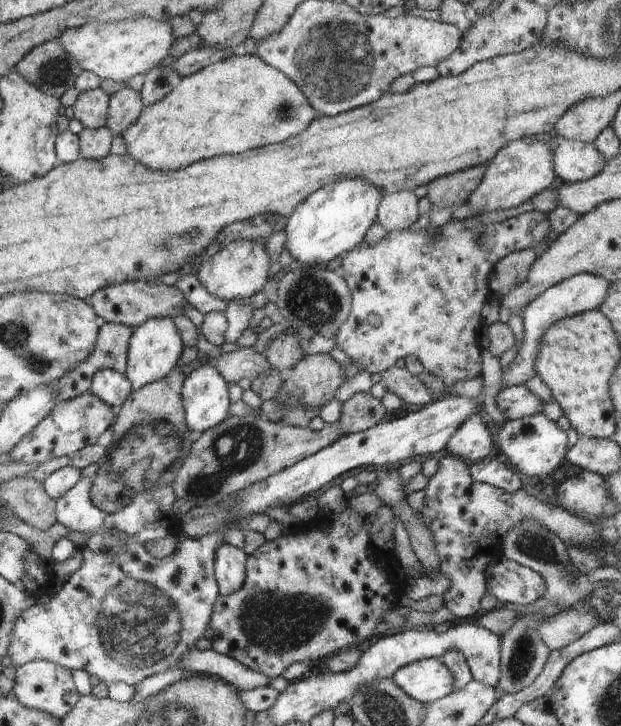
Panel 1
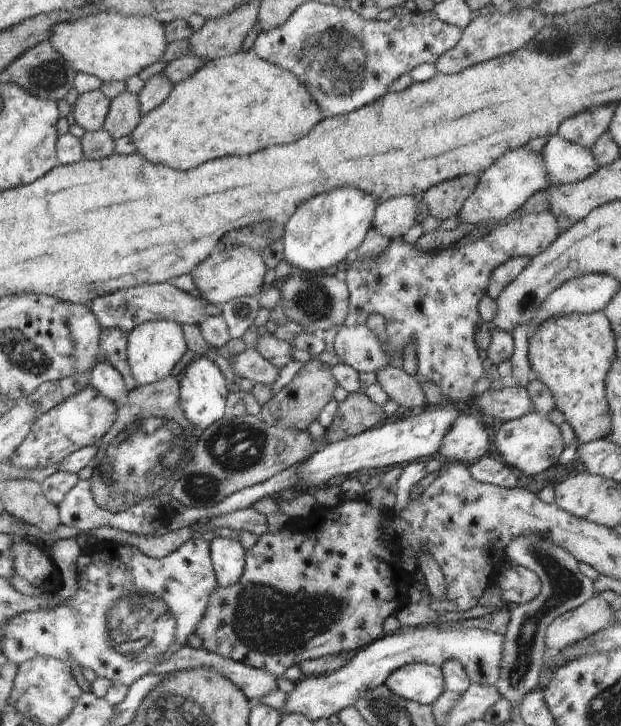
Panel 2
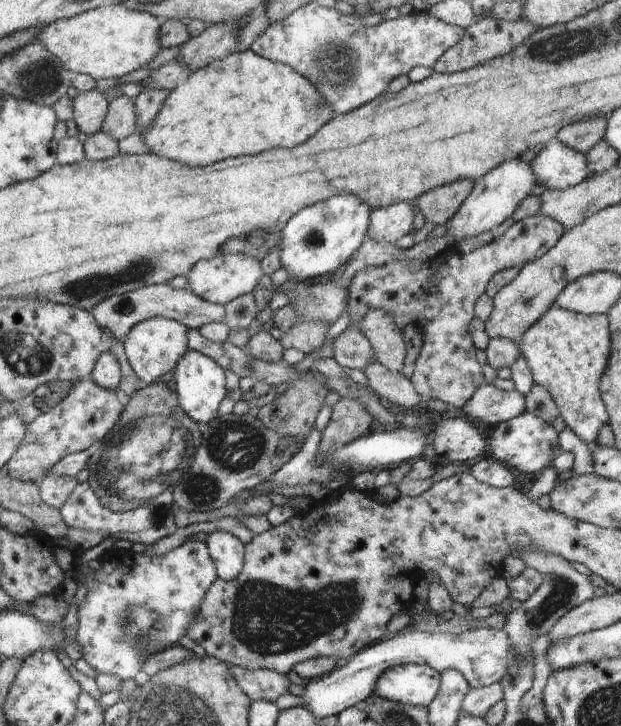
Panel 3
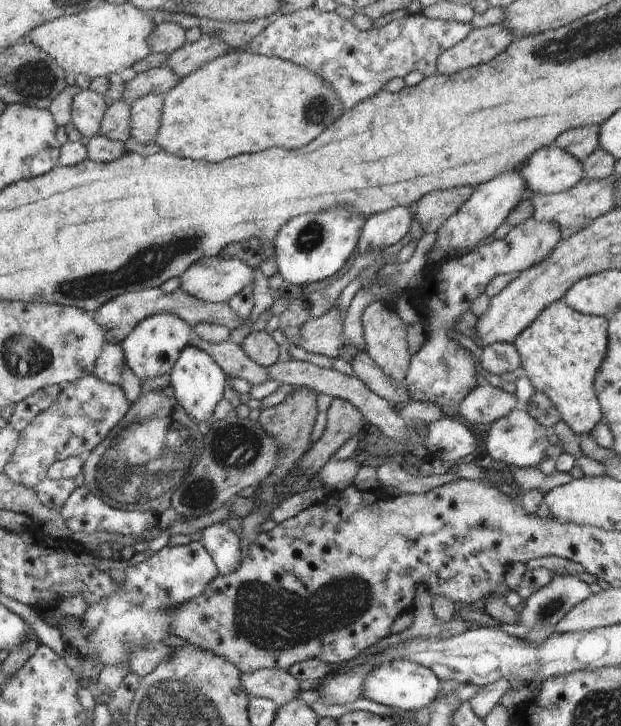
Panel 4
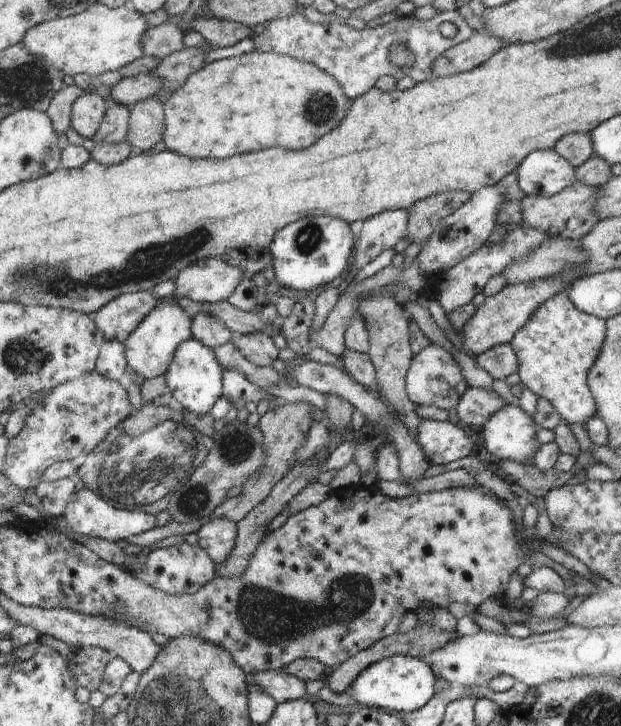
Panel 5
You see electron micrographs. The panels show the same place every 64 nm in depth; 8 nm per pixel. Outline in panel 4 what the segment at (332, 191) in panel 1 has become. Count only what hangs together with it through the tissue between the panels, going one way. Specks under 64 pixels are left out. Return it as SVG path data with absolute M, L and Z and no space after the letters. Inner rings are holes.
M329 210L307 216L297 216L281 226L273 244L277 274L293 286L305 286L311 282L325 280L347 262L351 254L355 254L355 246L359 242L359 232L365 226L365 216L347 214L347 210Z

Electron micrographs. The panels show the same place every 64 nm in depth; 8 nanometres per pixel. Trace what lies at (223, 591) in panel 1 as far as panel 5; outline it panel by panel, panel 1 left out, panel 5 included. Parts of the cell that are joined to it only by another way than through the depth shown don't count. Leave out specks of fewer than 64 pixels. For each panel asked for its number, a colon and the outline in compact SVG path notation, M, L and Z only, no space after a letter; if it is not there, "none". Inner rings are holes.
2: M213 538L209 542L213 572L217 578L217 586L233 586L245 568L245 550L239 542L229 538Z
3: M213 530L205 546L209 550L209 556L213 560L213 566L217 570L219 580L233 580L239 576L243 568L243 558L245 558L245 544L241 544L235 536L223 530Z
4: M215 524L201 530L199 544L211 556L213 564L219 570L219 576L227 576L235 572L235 568L241 562L239 536L235 536L235 532L231 532L227 524Z
5: M209 520L203 522L197 530L199 548L203 548L215 564L221 564L235 546L237 524L233 520Z

